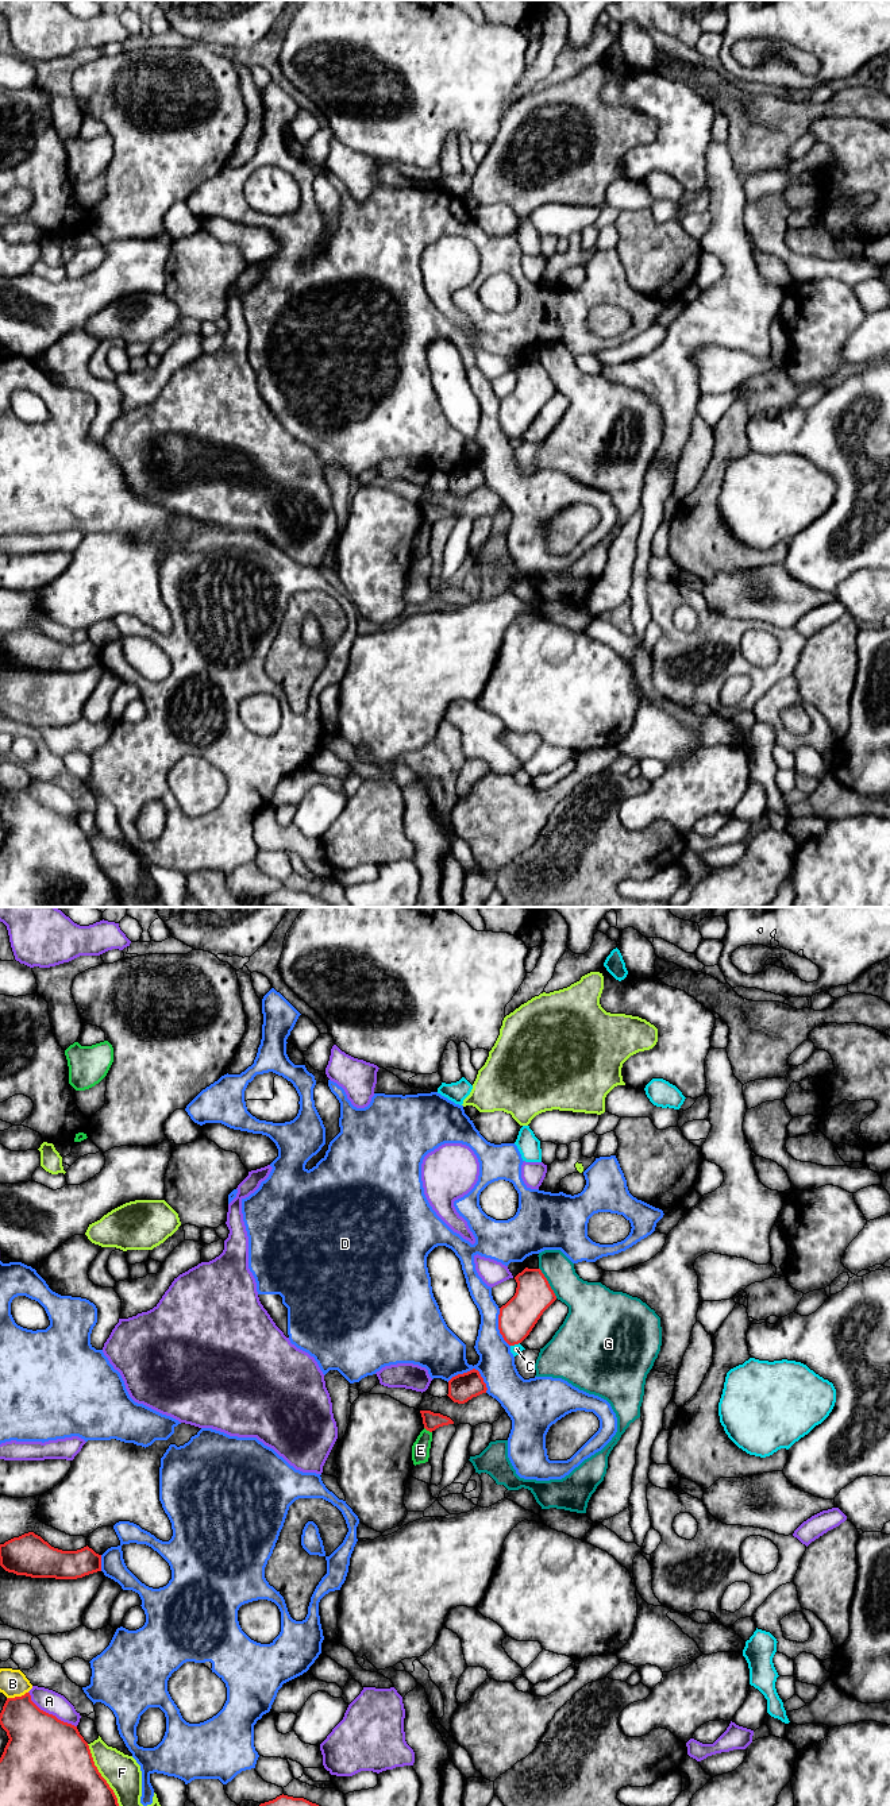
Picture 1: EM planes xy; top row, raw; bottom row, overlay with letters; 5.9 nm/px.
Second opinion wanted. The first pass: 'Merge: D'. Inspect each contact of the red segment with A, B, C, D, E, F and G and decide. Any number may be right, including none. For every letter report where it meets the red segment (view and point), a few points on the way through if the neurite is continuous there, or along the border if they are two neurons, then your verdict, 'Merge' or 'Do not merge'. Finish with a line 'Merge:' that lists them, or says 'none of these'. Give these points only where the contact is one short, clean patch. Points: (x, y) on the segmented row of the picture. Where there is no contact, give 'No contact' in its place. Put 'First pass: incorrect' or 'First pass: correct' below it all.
A: Touches red at xy (50, 1714). Do not merge
B: Touches red at xy (16, 1697). Do not merge
C: Touches red at xy (515, 1343). Do not merge
D: Touches red at xy (472, 1370). Do not merge
E: Touches red at xy (428, 1430). Boundary: xy (424, 1427), (431, 1432). Do not merge
F: Touches red at xy (100, 1775). Do not merge
G: Touches red at xy (547, 1282). Do not merge
Merge: none of these
First pass: incorrect

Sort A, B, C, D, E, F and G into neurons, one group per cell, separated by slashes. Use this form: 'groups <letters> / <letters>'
groups A / B / C / D / E / F / G

